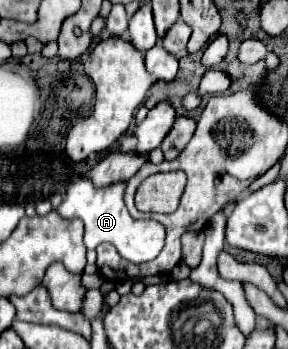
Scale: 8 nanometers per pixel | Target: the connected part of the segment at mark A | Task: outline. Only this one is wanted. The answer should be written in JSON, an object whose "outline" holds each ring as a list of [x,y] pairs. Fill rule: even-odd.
{"outline":[[[76,179],[68,185],[66,197],[56,211],[66,219],[78,217],[84,221],[84,243],[88,249],[96,249],[100,243],[112,243],[118,249],[118,253],[132,263],[152,261],[160,255],[162,245],[166,241],[165,228],[152,219],[132,219],[124,203],[124,189],[126,181],[112,183],[110,187],[92,187],[90,179]]]}

